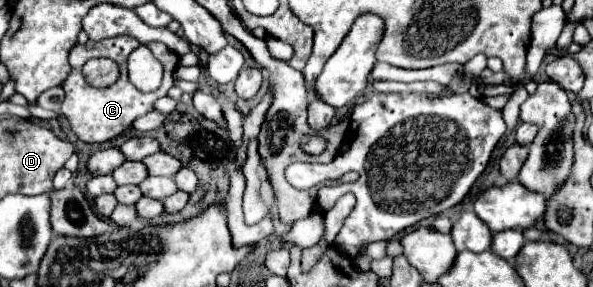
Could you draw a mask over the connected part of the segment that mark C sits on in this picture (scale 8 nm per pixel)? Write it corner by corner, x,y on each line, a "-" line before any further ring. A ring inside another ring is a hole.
116,36
116,38
110,38
110,40
102,40
98,46
100,48
90,48
88,45
76,44
72,48
70,64
72,64
74,74
68,76
68,80
64,82
66,100
64,100
62,110
60,110
60,114
68,120
68,126
76,134
76,138
82,140
82,142
90,142
90,144
100,144
100,142
112,140
114,136
124,132
128,126
132,126
136,118
140,118
140,116
144,116
148,112
154,112
154,102
158,98
166,96
166,92
172,88
172,84
174,84
172,74
174,74
174,68
178,66
178,56
174,52
170,52
164,44
150,42
148,48
152,50
152,54
164,66
164,78
162,78
162,86
156,92
144,94
128,80
128,56
140,46
140,42
136,38
132,38
132,36
-
96,56
106,56
106,58
112,58
112,60
116,60
120,64
120,80
114,86
104,88
104,90
96,90
96,88
86,86
84,76
82,76
82,66
86,63
86,60
96,58

